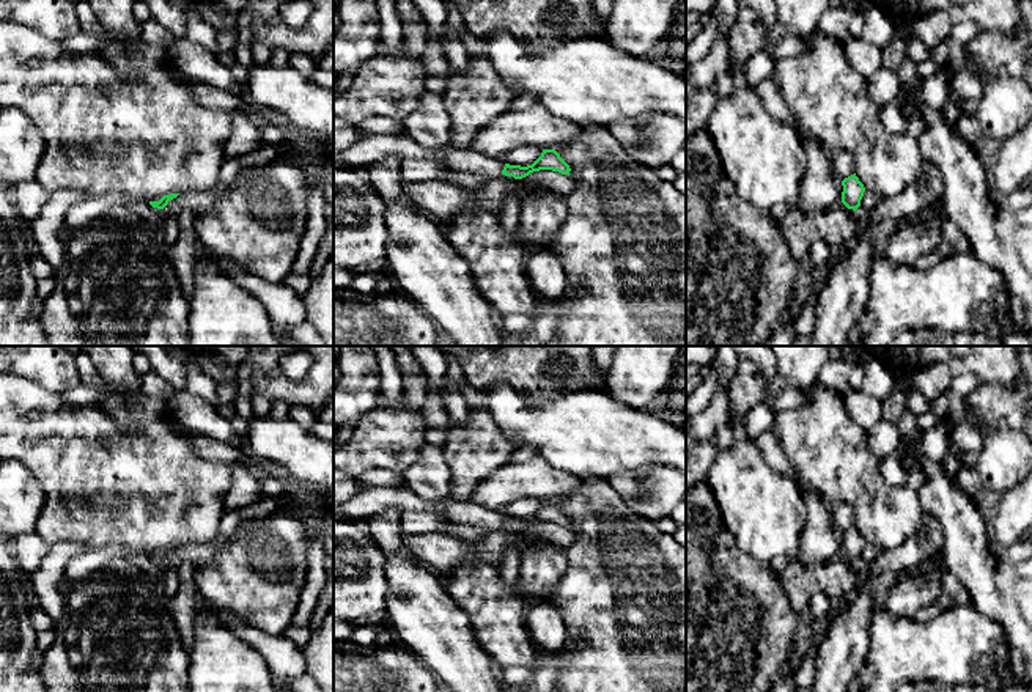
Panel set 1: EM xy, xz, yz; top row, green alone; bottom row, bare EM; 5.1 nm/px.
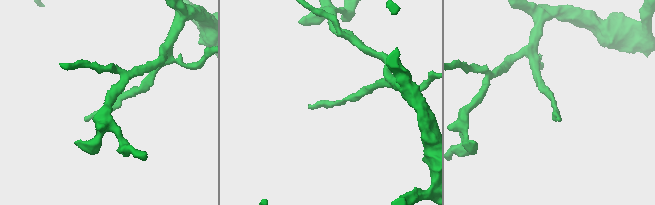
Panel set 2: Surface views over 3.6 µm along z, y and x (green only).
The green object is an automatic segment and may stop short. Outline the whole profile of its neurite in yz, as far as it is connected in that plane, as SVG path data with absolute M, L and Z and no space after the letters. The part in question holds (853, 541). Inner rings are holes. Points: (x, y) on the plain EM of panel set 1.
M854 527L845 530L842 533L843 544L842 544L842 555L848 560L856 563L861 558L861 552L864 549L865 539Z

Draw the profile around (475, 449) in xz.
M472 409L464 423L447 431L445 458L452 470L450 499L467 502L474 488L510 462L518 440L505 434L489 410Z

